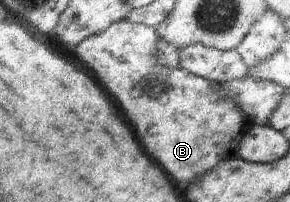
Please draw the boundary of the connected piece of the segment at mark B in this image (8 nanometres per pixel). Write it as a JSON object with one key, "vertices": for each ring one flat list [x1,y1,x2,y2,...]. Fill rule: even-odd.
{"vertices":[[124,19,81,40,75,45,74,58,96,76,106,94,114,96,142,148,166,176,174,182,190,182,221,160,237,158,236,149,246,127,239,108,219,94,217,83,184,69,162,66,155,57,158,39,152,27]]}

